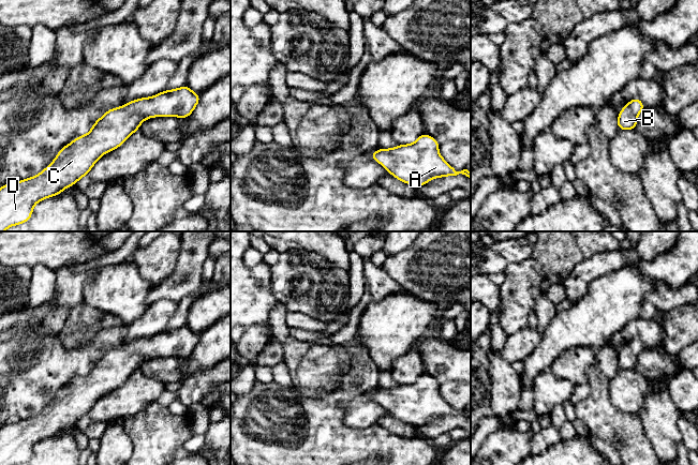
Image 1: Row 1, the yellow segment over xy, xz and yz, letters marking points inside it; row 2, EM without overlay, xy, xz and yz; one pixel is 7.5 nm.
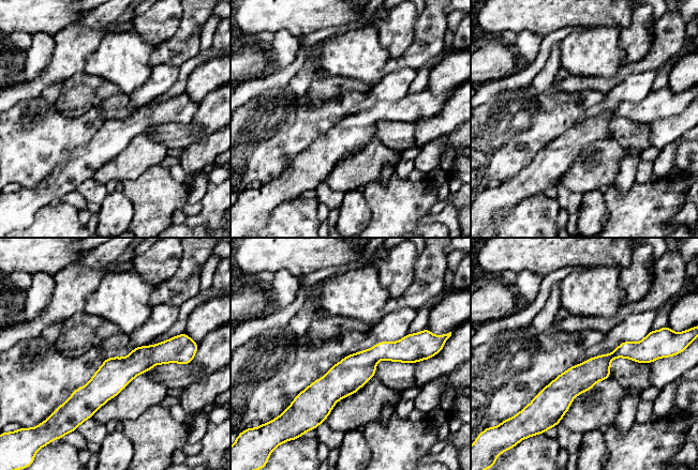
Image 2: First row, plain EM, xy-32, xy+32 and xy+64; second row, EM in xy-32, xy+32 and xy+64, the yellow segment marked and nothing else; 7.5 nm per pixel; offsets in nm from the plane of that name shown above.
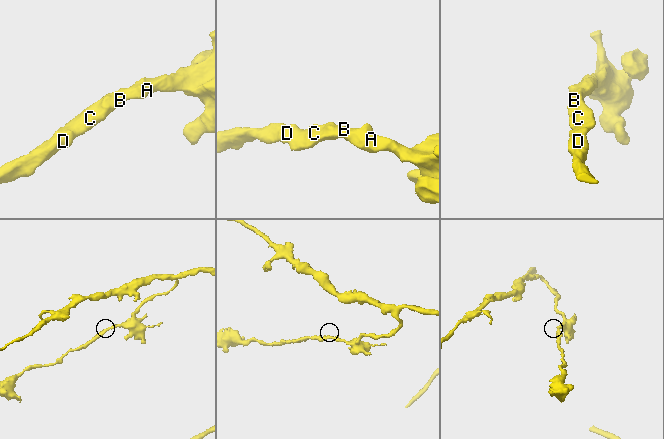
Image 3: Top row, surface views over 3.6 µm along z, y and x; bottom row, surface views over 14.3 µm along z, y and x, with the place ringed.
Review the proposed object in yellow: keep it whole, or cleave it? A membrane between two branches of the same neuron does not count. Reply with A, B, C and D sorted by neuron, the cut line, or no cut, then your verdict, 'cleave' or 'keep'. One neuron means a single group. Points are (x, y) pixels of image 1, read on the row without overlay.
A B C D; no cut; keep

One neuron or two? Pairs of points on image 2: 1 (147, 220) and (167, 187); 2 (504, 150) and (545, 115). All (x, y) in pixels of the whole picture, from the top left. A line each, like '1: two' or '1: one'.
1: one
2: one

